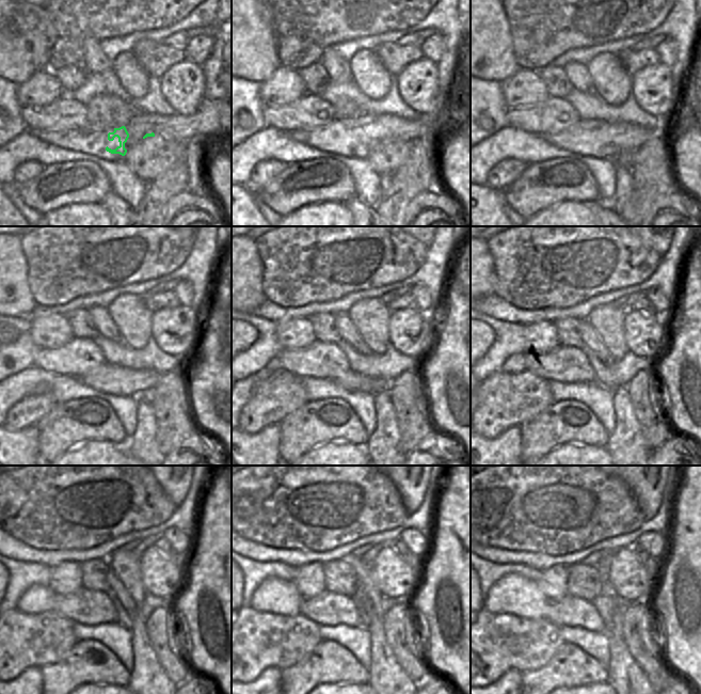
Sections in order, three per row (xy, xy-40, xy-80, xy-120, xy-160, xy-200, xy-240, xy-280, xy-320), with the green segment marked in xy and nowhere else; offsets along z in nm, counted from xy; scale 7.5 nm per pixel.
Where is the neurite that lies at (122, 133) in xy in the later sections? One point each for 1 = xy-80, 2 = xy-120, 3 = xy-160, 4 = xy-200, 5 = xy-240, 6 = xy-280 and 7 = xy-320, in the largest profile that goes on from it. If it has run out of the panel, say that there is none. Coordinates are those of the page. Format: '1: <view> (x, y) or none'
1: xy-80 (593, 142)
2: xy-120 (142, 443)
3: xy-160 (384, 443)
4: xy-200 (625, 443)
5: xy-240 (148, 681)
6: xy-280 (385, 676)
7: xy-320 (625, 676)

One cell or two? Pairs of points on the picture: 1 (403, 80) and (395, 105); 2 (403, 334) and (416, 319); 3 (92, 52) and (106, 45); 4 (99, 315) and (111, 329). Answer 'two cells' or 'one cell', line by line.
1: two cells
2: one cell
3: two cells
4: one cell

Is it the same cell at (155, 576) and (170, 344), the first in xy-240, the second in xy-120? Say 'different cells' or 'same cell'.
same cell

